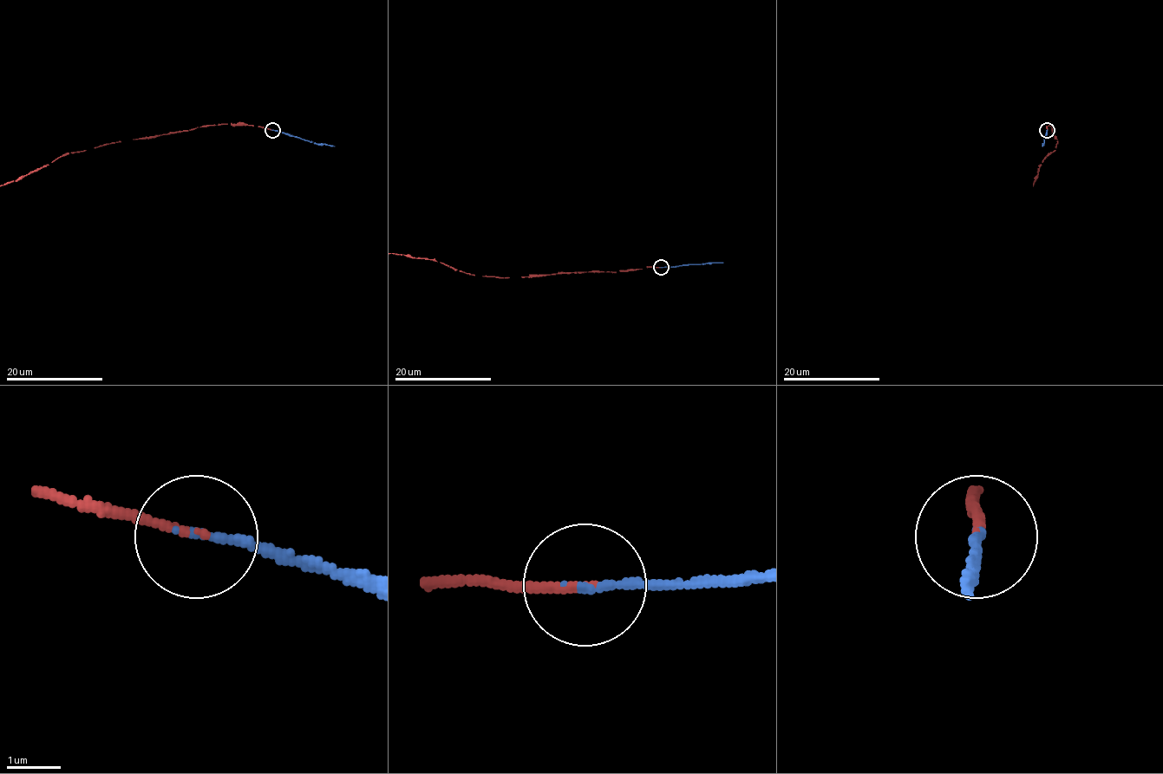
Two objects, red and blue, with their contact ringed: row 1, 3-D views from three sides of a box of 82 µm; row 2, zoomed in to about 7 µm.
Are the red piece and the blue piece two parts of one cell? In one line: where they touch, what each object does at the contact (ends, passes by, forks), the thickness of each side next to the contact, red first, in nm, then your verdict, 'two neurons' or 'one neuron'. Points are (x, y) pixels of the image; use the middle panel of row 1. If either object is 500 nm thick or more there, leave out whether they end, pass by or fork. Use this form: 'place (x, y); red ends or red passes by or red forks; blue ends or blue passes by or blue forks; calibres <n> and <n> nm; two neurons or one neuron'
place (661, 267); red ends; blue ends; calibres 160 and 150 nm; one neuron

